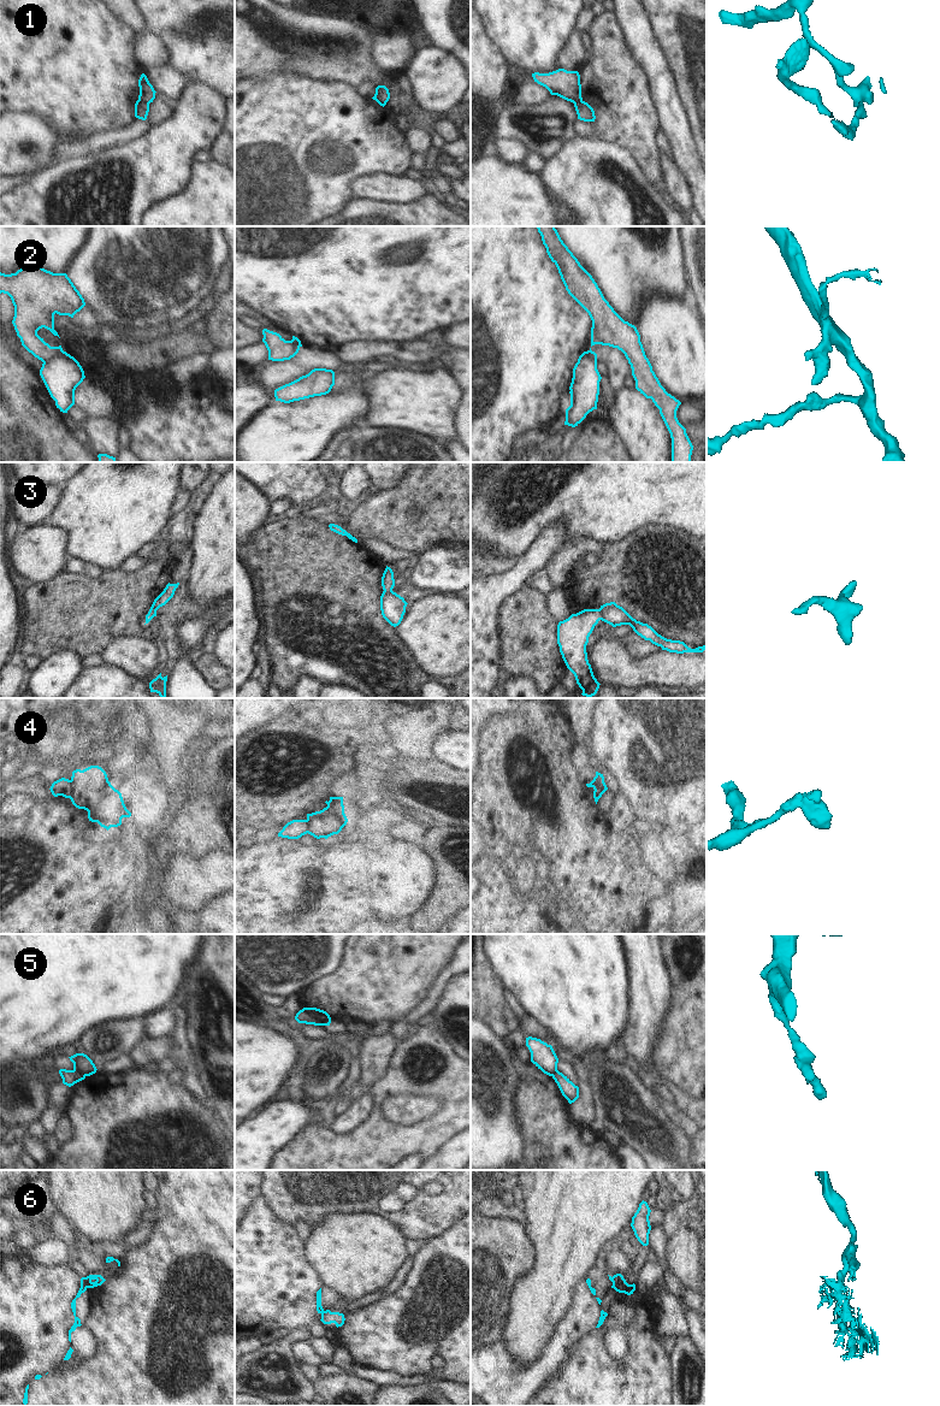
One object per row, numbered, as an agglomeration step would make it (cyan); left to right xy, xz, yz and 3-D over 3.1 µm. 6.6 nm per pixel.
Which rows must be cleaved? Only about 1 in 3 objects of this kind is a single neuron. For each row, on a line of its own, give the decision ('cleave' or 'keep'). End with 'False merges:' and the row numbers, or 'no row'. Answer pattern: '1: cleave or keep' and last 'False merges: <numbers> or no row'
1: cleave
2: cleave
3: cleave
4: cleave
5: cleave
6: cleave
False merges: 1, 2, 3, 4, 5, 6

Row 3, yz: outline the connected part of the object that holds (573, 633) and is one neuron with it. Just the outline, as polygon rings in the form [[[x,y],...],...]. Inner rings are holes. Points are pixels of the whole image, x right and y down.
[[[584,609],[557,625],[557,644],[567,668],[574,674],[583,696],[592,697],[599,689],[587,660],[586,645],[601,620],[598,609]]]

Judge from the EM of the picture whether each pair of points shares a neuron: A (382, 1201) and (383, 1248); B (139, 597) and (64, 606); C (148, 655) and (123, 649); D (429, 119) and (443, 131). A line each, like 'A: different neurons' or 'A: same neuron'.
A: different neurons
B: same neuron
C: same neuron
D: different neurons

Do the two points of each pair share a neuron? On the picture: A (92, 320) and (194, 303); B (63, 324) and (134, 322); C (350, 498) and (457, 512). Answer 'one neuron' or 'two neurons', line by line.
A: two neurons
B: two neurons
C: two neurons

